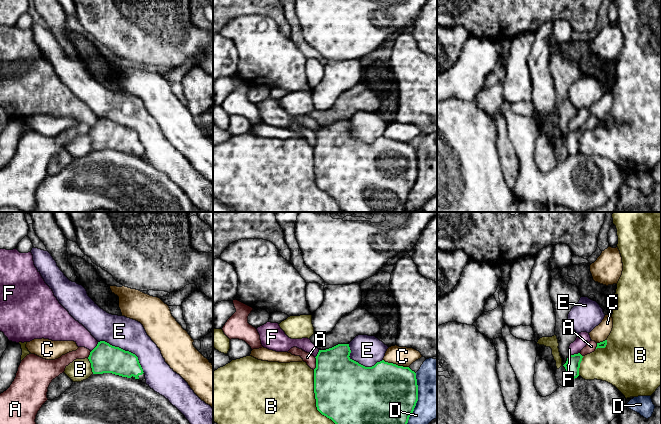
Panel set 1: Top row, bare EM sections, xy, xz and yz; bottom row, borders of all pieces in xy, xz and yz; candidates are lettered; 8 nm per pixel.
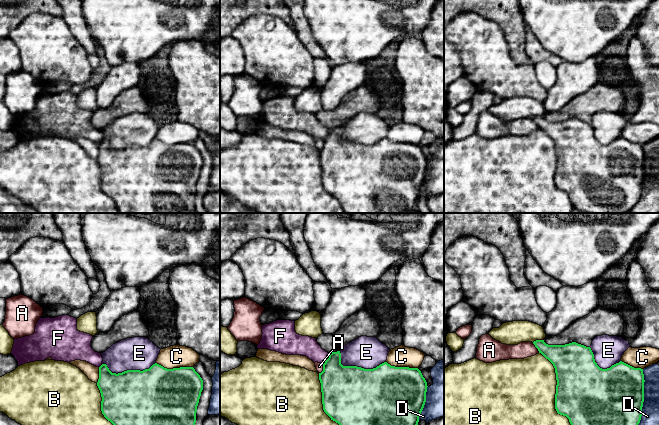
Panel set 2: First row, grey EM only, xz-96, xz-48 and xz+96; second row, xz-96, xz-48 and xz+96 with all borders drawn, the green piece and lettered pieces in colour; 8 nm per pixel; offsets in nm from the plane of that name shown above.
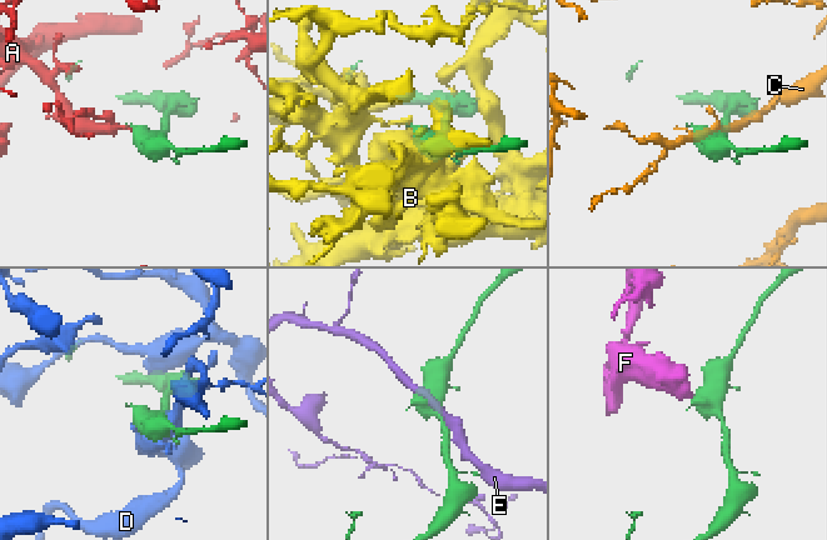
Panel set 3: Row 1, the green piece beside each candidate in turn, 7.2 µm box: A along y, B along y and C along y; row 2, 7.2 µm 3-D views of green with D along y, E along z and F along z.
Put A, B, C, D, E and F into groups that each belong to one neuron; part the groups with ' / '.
A / B / C / D / E / F

